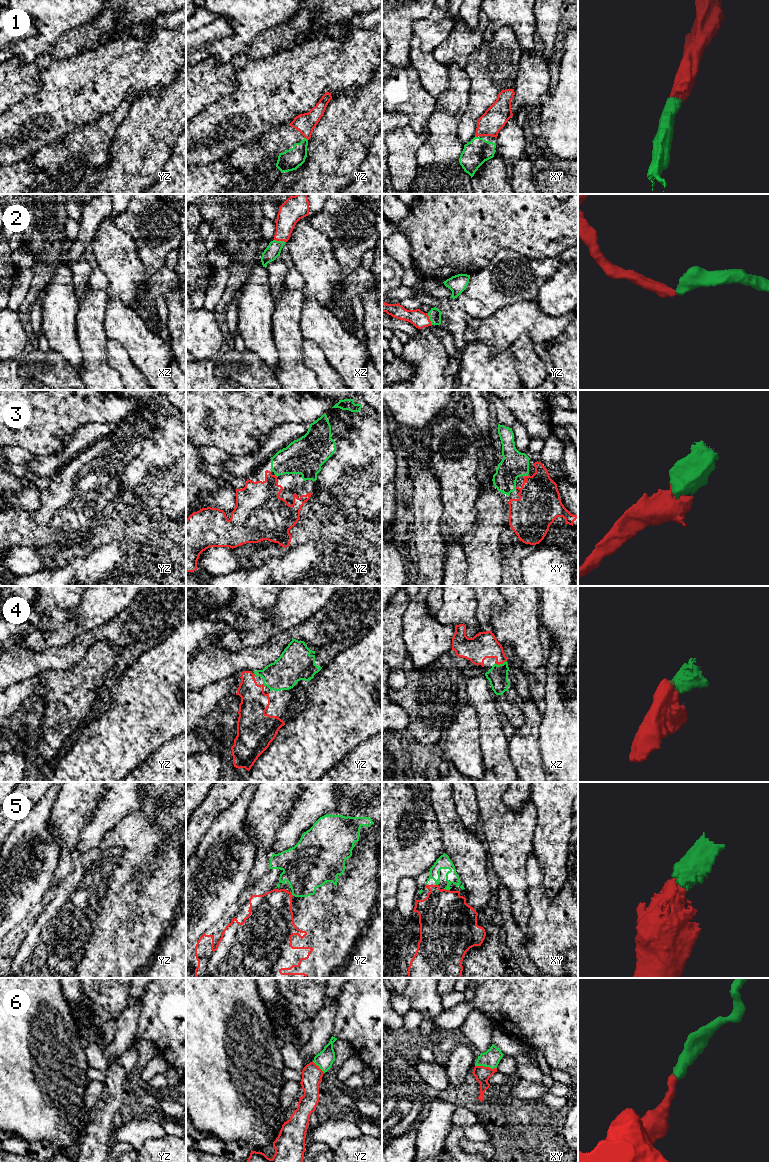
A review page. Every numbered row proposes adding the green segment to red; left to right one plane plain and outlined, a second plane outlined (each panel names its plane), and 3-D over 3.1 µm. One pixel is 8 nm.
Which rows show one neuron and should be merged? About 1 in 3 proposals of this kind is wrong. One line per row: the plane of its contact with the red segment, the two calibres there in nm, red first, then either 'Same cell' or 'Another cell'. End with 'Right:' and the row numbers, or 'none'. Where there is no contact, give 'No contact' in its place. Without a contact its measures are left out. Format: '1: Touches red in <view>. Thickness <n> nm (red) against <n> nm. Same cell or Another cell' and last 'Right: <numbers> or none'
1: Touches red in yz. Thickness 160 nm (red) against 170 nm. Same cell
2: Touches red in xz. Thickness 190 nm (red) against 120 nm. Same cell
3: Touches red in xy. Thickness 340 nm (red) against 220 nm. Same cell
4: Touches red in xz. Thickness 220 nm (red) against 160 nm. Same cell
5: Touches red in xy. Thickness 440 nm (red) against 110 nm. Same cell
6: Touches red in xy. Thickness 130 nm (red) against 140 nm. Same cell
Right: 1, 2, 3, 4, 5, 6

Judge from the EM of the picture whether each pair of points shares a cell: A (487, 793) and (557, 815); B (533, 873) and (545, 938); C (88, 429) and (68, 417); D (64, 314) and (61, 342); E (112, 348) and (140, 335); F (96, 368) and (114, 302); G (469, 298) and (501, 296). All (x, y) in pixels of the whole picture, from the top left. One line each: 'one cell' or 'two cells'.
A: two cells
B: one cell
C: two cells
D: one cell
E: two cells
F: two cells
G: one cell

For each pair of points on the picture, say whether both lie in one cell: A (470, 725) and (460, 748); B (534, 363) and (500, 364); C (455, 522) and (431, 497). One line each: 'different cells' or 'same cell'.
A: same cell
B: different cells
C: different cells

